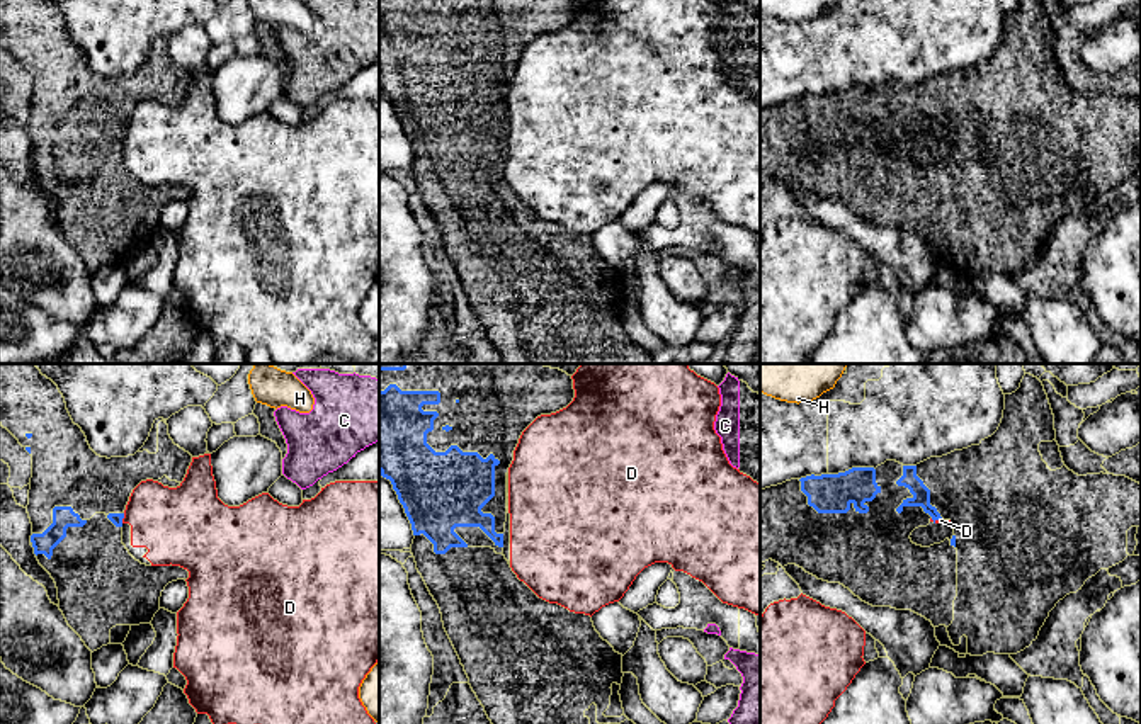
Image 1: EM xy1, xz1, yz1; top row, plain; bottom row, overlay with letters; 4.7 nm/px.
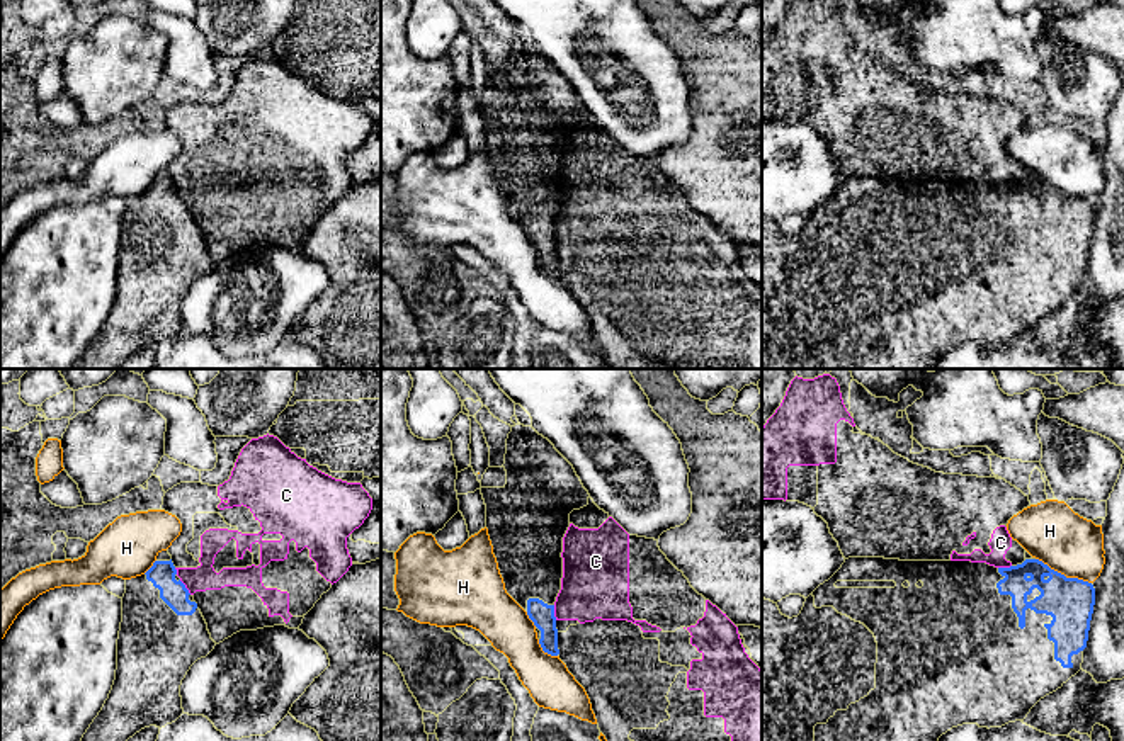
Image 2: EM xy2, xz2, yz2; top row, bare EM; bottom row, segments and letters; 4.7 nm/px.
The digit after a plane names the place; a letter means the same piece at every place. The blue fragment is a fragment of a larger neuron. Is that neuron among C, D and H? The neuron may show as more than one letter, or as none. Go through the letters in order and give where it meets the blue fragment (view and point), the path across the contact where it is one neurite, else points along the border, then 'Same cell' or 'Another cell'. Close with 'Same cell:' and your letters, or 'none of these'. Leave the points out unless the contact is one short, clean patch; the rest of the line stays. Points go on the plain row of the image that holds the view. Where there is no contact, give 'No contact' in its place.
C: Touches blue at xy2 (184, 206). Boundary: xy2 (179, 199), (191, 213). Another cell
D: Touches blue at yz1 (936, 138). Another cell
H: Touches blue at yz2 (1063, 194). Boundary: yz2 (1036, 177), (1067, 196), (1077, 196), (1090, 203). Another cell
Same cell: none of these

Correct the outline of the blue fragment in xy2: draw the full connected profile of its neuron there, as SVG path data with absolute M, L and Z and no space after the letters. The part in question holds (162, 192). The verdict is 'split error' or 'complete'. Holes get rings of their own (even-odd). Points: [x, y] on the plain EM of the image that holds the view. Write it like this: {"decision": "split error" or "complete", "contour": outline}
{"decision": "split error", "contour": "M168 170L158 172L156 180L145 194L126 199L116 299L109 318L77 369L119 369L145 347L162 348L175 342L184 333L182 299L190 286L206 277L214 265L194 216L177 195L172 175Z"}

